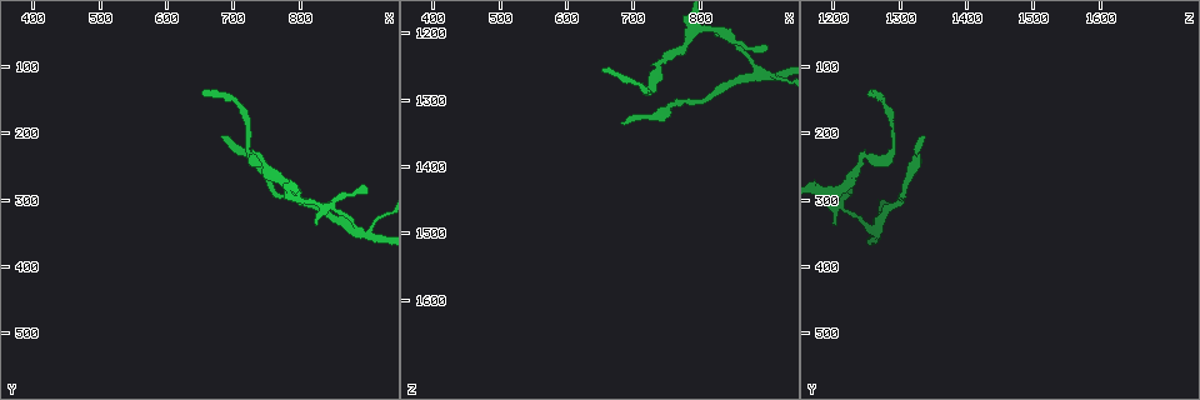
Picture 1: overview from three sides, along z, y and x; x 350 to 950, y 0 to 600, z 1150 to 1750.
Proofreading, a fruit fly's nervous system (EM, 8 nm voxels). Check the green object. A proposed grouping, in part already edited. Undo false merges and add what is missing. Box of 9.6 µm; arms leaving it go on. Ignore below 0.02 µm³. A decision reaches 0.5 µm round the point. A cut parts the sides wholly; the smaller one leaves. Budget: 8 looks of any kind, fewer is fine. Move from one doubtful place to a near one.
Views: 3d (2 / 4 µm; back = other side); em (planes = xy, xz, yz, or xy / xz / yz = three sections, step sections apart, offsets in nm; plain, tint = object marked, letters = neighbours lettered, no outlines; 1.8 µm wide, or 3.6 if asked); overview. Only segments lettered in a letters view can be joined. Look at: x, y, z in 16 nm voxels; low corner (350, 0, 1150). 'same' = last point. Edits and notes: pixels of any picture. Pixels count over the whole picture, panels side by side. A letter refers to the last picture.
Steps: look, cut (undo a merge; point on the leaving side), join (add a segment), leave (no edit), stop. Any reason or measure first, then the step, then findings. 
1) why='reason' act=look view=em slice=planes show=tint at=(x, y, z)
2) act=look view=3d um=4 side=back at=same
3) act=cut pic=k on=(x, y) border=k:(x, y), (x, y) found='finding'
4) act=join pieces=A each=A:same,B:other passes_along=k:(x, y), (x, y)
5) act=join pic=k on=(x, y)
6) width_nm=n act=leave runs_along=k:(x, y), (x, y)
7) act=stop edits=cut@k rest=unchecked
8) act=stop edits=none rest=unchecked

why='sharp bend' act=look view=em slice=yz step=16 show=letters at=(885, 340, 1260)

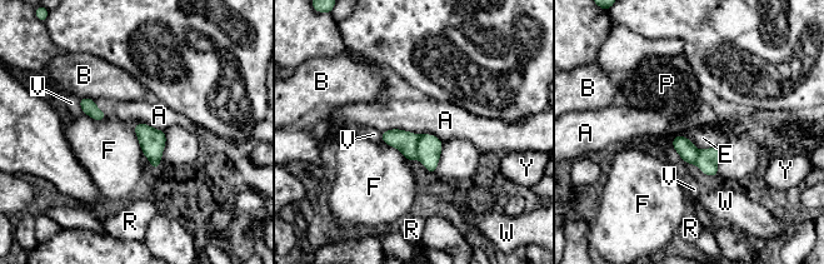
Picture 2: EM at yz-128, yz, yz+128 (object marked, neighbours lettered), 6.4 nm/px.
width_nm=80 act=cut pic=2 on=(429, 147) each=A:other,B:other,E:other,F:other,P:other,R:other,V:other,W:other,Y:other border=2:(419, 135), (415, 157) found='a second cell is stuck on'

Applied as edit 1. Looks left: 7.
act=look view=3d um=2 at=(790, 285, 1190)

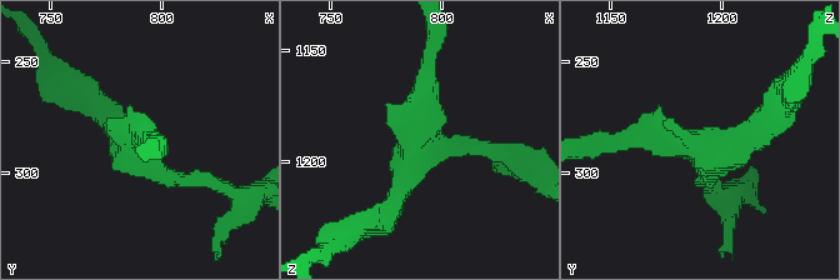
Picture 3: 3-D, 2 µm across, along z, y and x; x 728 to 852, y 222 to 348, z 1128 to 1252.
why='shape alone is not enough' act=look view=em slice=xz step=8 show=tint at=(787, 289, 1194)

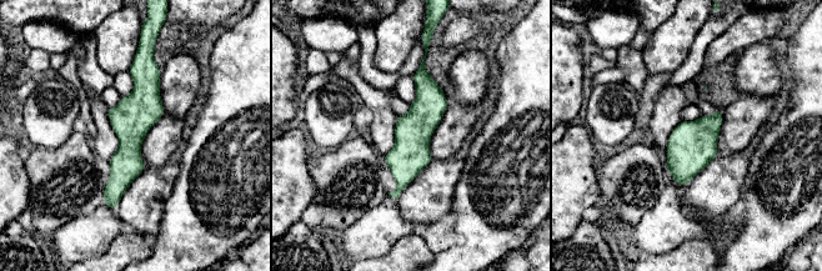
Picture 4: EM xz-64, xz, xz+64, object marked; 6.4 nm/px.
why='another direction' act=look view=em slice=planes show=letters at=same

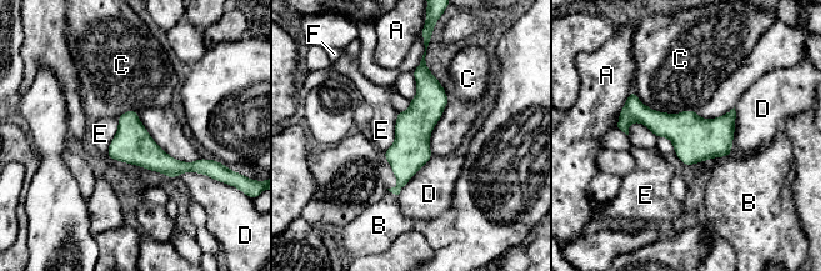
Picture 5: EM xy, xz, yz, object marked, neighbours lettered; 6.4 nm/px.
longest_contact=C:440nm act=leave each=A:other,B:other,C:other,D:other,E:other,F:other runs_along=5:(422, 64), (424, 114), (395, 190) found='one cell here'

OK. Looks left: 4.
act=stop edits=cut@2 rest=unchecked

